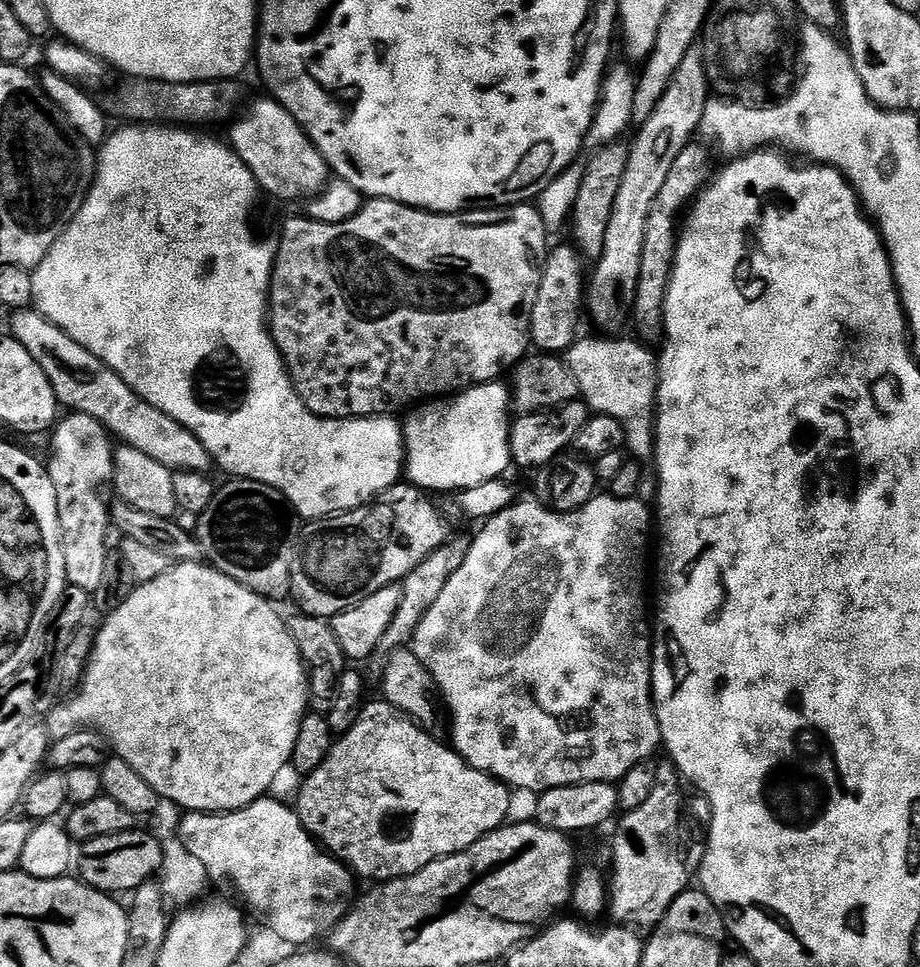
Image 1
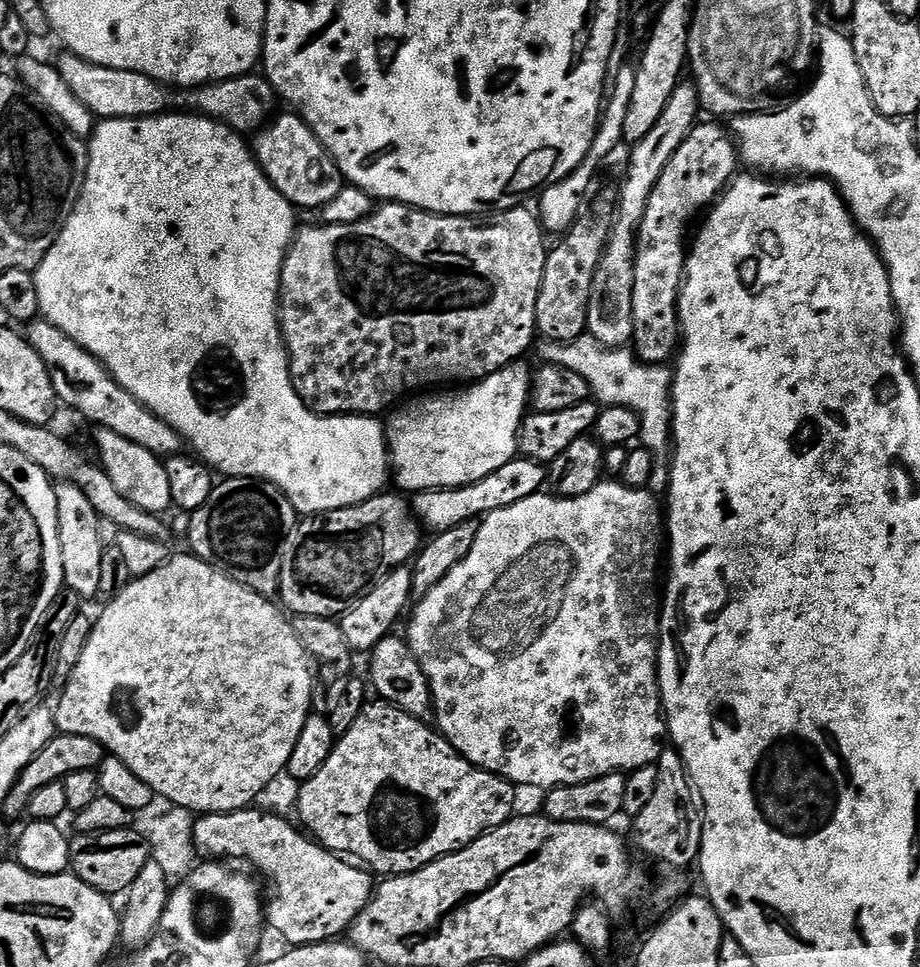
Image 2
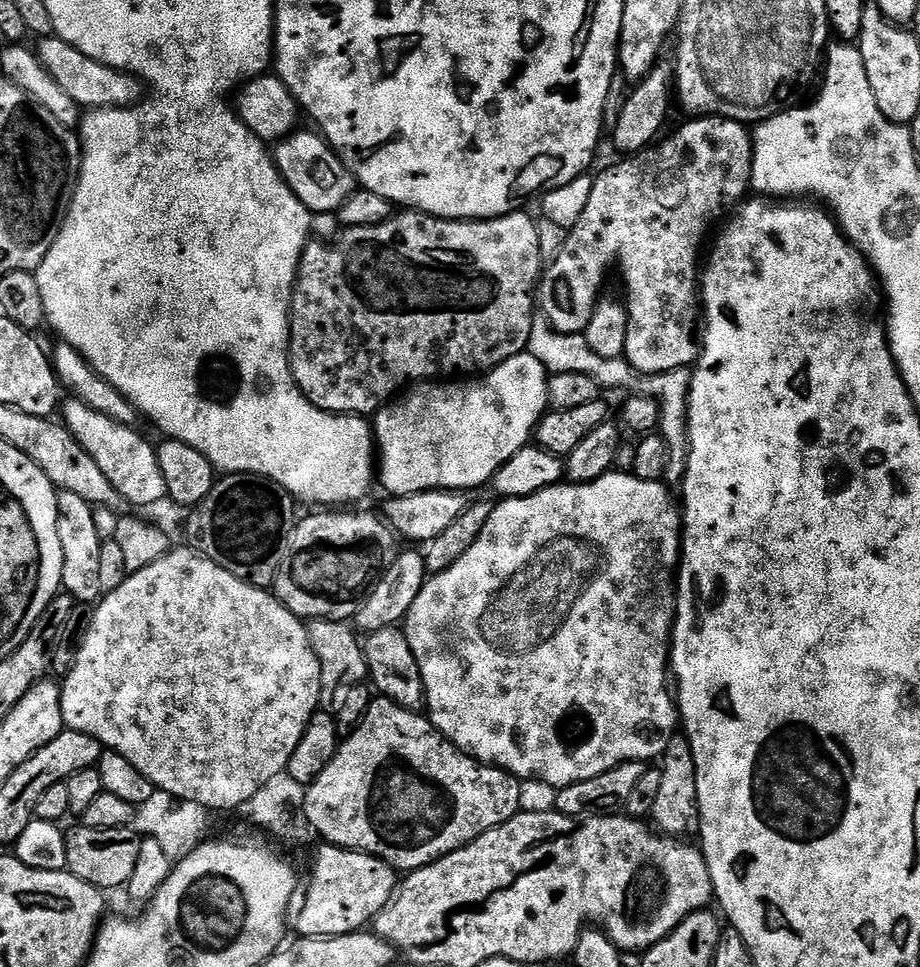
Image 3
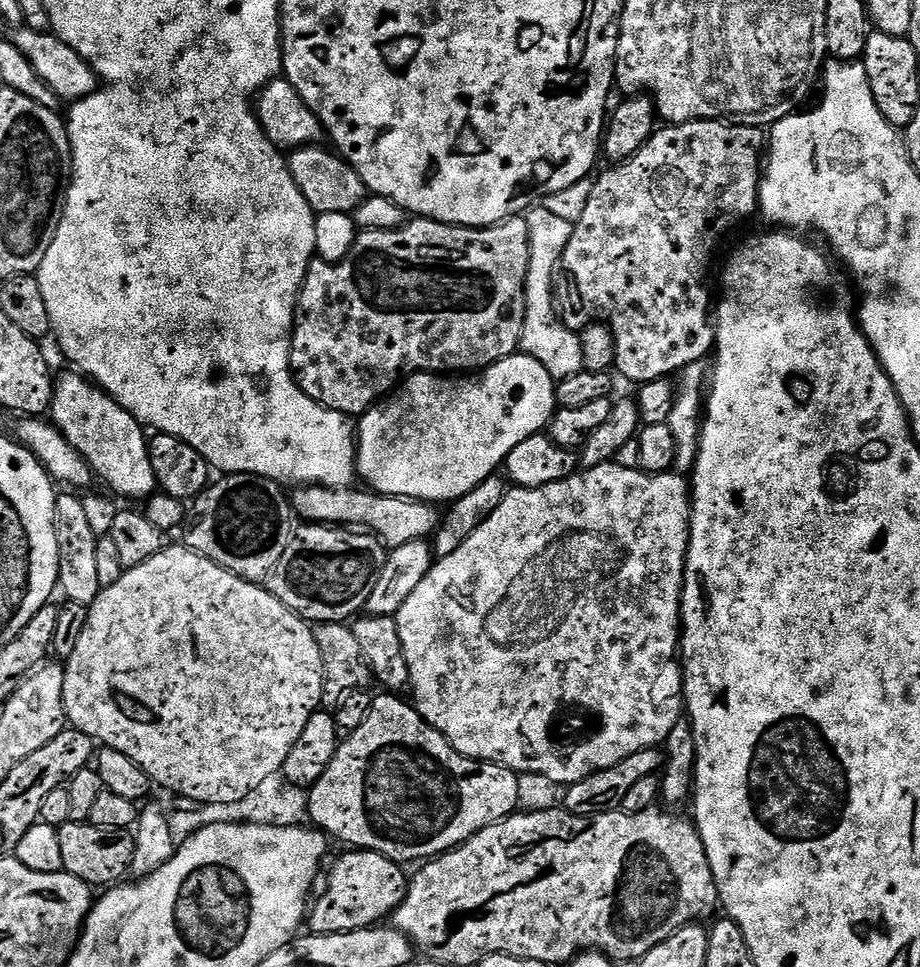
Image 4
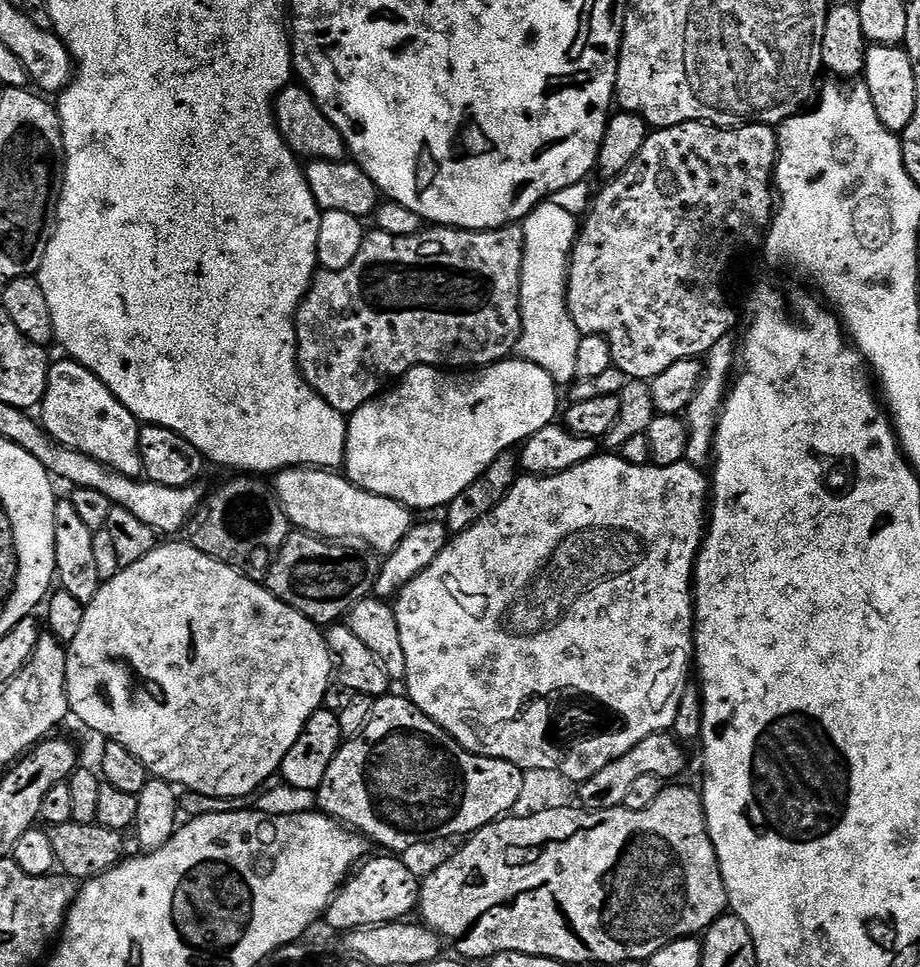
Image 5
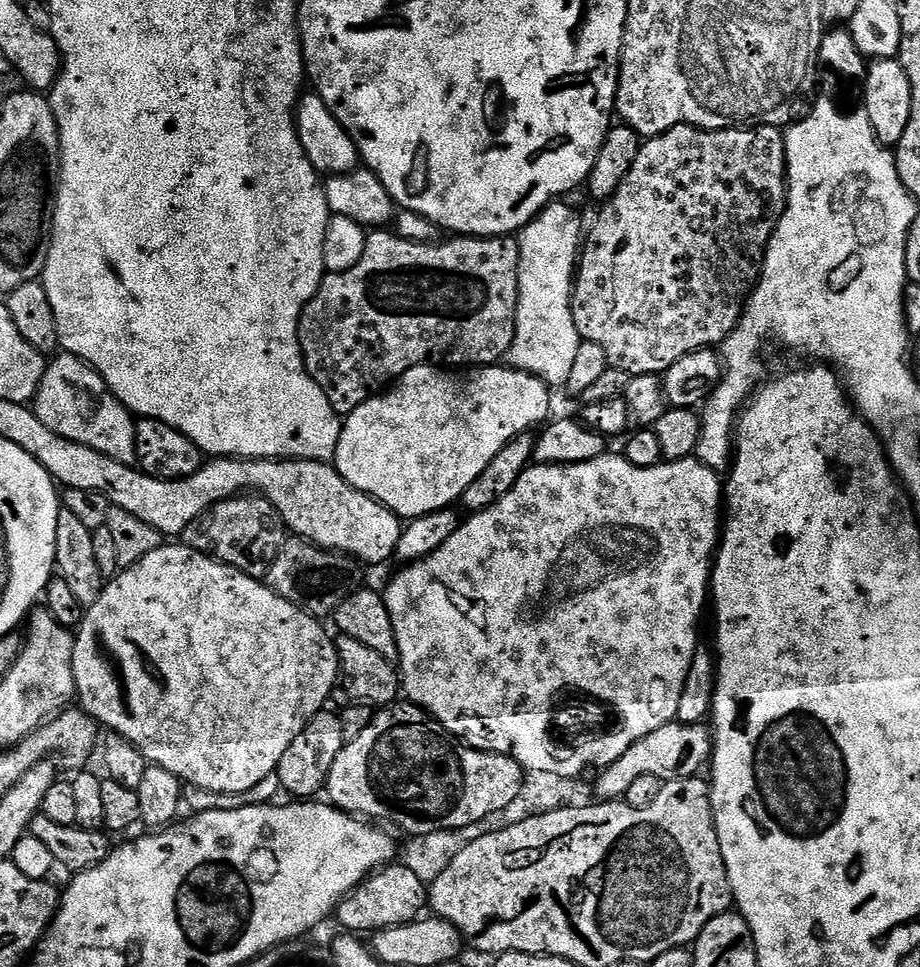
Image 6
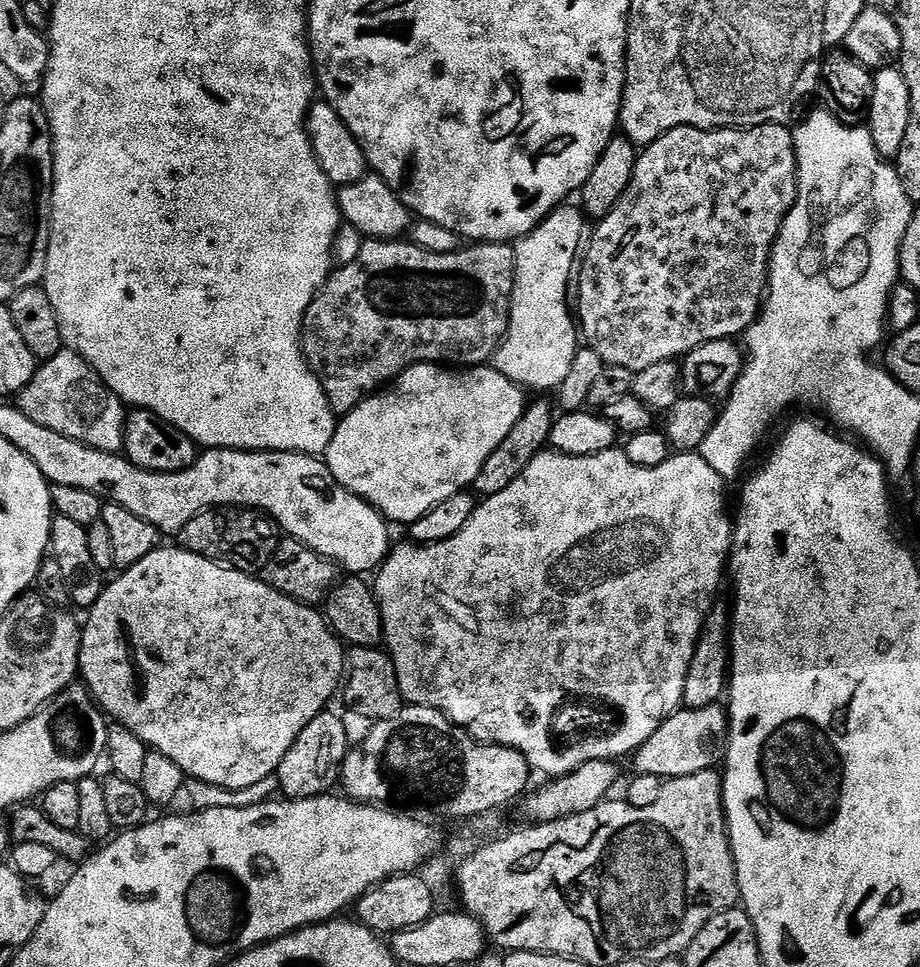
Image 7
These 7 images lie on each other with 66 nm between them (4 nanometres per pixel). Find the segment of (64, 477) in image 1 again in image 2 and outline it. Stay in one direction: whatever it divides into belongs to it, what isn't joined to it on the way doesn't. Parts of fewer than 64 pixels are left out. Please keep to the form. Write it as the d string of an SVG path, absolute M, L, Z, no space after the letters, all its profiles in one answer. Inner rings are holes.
M60 482L55 485L58 506L58 542L62 546L64 587L74 590L81 598L100 596L102 586L102 554L106 545L98 535L100 515L90 506L90 498L76 484Z

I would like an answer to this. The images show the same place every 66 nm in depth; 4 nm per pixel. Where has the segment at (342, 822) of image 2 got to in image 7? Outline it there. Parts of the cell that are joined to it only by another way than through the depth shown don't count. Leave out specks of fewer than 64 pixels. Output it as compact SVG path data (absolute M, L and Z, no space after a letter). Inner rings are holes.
M421 704L406 706L389 720L375 721L370 738L366 738L364 745L349 751L344 767L340 769L340 780L347 799L377 806L395 805L399 796L408 800L429 800L428 808L434 815L459 822L468 822L486 810L503 809L520 795L521 799L530 788L528 776L528 759L518 750L501 744L482 744L471 731L448 720L446 714Z

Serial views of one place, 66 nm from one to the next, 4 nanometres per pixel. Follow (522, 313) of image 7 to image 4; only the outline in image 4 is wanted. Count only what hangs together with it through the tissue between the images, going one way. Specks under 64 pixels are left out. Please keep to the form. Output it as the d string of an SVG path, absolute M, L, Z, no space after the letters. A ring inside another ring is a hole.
M543 206L533 207L527 213L526 219L530 238L530 270L526 278L526 318L519 351L542 362L553 381L559 382L585 371L580 337L558 318L558 308L554 303L554 277L557 275L562 254L570 242L573 224Z

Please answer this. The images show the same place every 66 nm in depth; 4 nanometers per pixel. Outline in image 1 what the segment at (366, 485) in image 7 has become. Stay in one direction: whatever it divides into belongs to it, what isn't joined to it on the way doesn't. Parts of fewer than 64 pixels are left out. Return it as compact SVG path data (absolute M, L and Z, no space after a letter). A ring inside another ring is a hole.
M493 382L465 388L447 398L436 398L421 403L407 413L408 421L403 421L404 463L407 483L423 488L429 493L459 493L470 486L478 486L487 480L499 480L512 464L508 445L510 427L510 388L507 383Z

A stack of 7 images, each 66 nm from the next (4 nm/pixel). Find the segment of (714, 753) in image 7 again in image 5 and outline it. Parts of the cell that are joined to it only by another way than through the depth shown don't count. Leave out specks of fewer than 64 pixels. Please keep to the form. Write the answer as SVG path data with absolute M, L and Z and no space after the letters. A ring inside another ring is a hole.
M660 733L644 738L642 742L632 747L620 759L604 766L593 778L579 785L579 803L585 811L601 812L604 809L621 807L626 798L626 789L637 778L645 774L654 774L660 780L670 782L678 777L686 768L686 754L683 745L671 733Z

